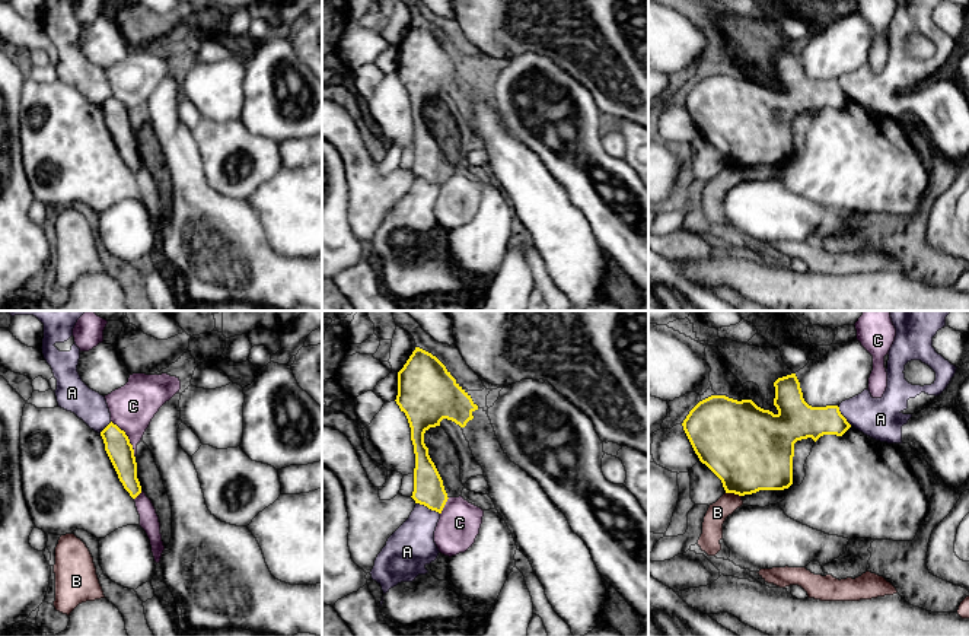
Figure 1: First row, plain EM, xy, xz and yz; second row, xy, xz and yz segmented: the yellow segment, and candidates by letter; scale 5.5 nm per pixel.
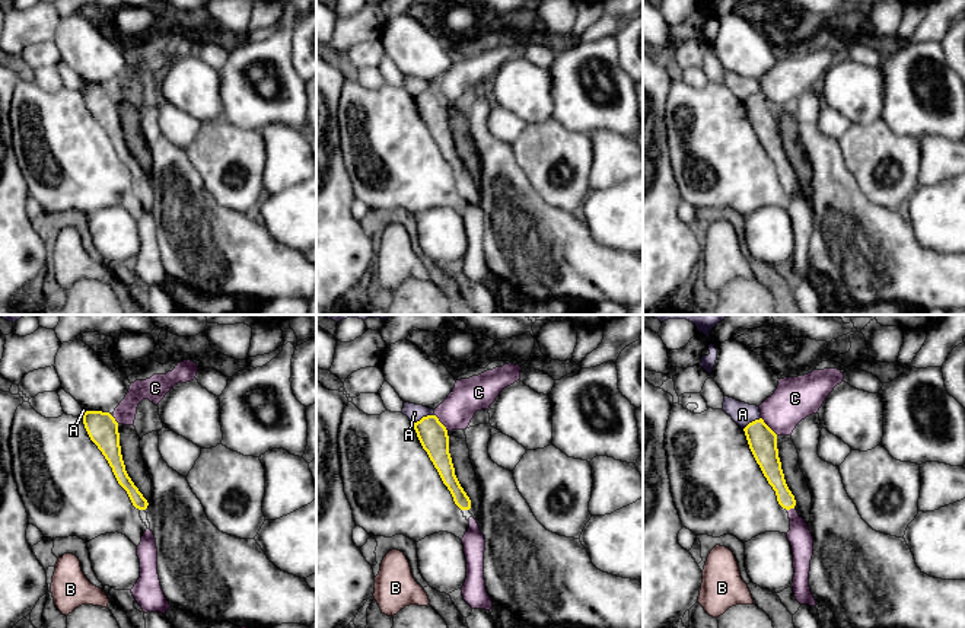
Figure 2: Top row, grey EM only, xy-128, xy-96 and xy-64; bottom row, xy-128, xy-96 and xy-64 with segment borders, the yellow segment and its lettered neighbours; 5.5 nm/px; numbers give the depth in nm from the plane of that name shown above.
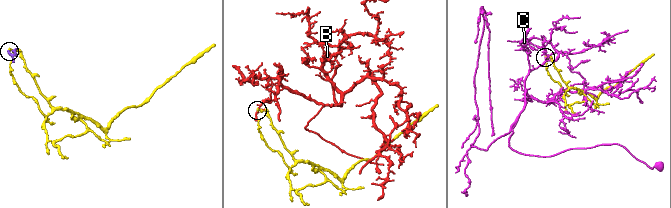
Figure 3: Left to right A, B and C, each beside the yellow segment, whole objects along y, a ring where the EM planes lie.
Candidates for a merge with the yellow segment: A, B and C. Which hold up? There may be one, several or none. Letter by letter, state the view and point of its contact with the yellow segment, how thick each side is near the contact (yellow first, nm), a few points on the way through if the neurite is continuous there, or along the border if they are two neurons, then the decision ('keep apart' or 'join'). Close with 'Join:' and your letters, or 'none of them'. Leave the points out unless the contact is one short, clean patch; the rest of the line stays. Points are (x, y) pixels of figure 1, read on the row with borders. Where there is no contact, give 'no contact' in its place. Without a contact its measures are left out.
A: meets yellow in xz at (429, 508); 170 nm thick on the yellow side, 240 nm on the other; border along xz (417, 502), (439, 514); keep apart
B: meets yellow in yz at (733, 492); 460 nm thick on the yellow side, 120 nm on the other; keep apart
C: meets yellow in xy at (127, 438); 140 nm thick on the yellow side, 260 nm on the other; keep apart
Join: none of them

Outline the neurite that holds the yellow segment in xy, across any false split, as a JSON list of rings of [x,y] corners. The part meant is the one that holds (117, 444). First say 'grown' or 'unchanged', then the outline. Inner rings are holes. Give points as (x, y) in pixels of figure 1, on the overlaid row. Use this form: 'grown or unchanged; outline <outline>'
unchanged; outline [[[112,422],[101,432],[105,451],[124,489],[136,499],[141,493],[137,478],[137,462],[128,436]]]

